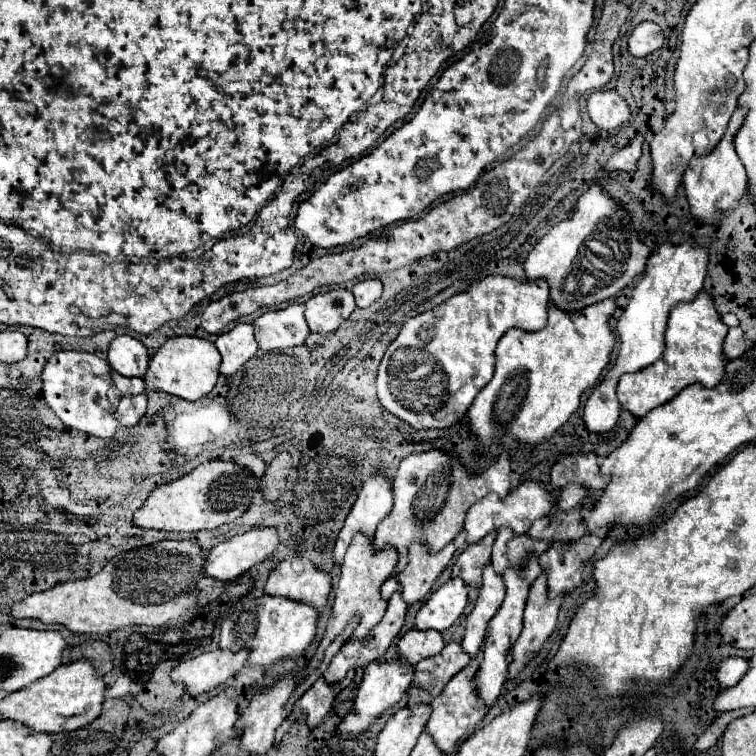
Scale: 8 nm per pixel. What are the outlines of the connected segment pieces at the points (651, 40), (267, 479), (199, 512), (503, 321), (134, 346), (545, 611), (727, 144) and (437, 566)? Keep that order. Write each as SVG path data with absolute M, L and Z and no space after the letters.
M653 21L639 23L629 37L629 53L633 57L647 57L649 53L661 49L665 43L663 29Z
M287 451L279 453L269 463L265 475L261 477L261 491L265 493L265 497L269 501L275 501L275 499L279 499L279 495L283 495L289 471L291 471L291 455Z
M213 459L195 467L189 475L183 475L177 481L157 487L141 509L135 511L133 523L147 529L165 529L165 531L201 531L215 529L225 523L239 519L251 505L253 495L259 491L257 477L243 465L235 461Z
M487 275L467 291L453 295L435 309L409 319L397 339L387 347L377 371L377 395L381 405L413 429L447 429L461 421L475 395L491 381L495 371L495 347L507 329L541 331L547 325L549 287L545 281L515 281L503 275Z
M121 335L113 339L107 361L119 375L125 377L143 377L149 367L145 345L131 335Z
M541 573L529 589L523 631L517 643L513 645L513 661L509 665L507 681L513 681L529 665L529 661L539 653L543 643L555 631L559 607L561 599L555 601L547 599L547 575Z
M737 109L731 115L727 131L717 143L717 147L713 149L713 153L709 153L707 157L703 155L703 157L693 159L693 165L685 171L683 187L689 201L689 211L695 219L701 219L705 223L715 223L721 219L719 215L731 213L735 207L739 207L739 201L747 193L747 173L739 155L735 155L735 147L731 143L735 131L739 129L739 123L743 123L743 111Z
M413 543L409 547L409 563L407 563L405 571L397 575L397 581L401 583L401 595L405 589L407 605L423 601L429 595L435 579L449 565L453 553L455 553L453 543L435 555L427 555L427 551L423 551L423 547L419 547L419 543Z

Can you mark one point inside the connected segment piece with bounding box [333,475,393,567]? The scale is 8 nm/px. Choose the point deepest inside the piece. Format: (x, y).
(374, 502)

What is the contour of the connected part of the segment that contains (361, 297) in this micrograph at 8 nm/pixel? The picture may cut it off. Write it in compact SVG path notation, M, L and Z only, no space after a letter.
M365 279L353 287L357 307L369 307L381 297L381 293L383 293L383 283L379 279Z

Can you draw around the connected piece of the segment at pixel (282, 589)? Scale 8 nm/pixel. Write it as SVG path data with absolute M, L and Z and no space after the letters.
M285 557L265 583L265 593L271 597L285 597L311 605L321 615L331 591L331 577L319 571L305 557Z

